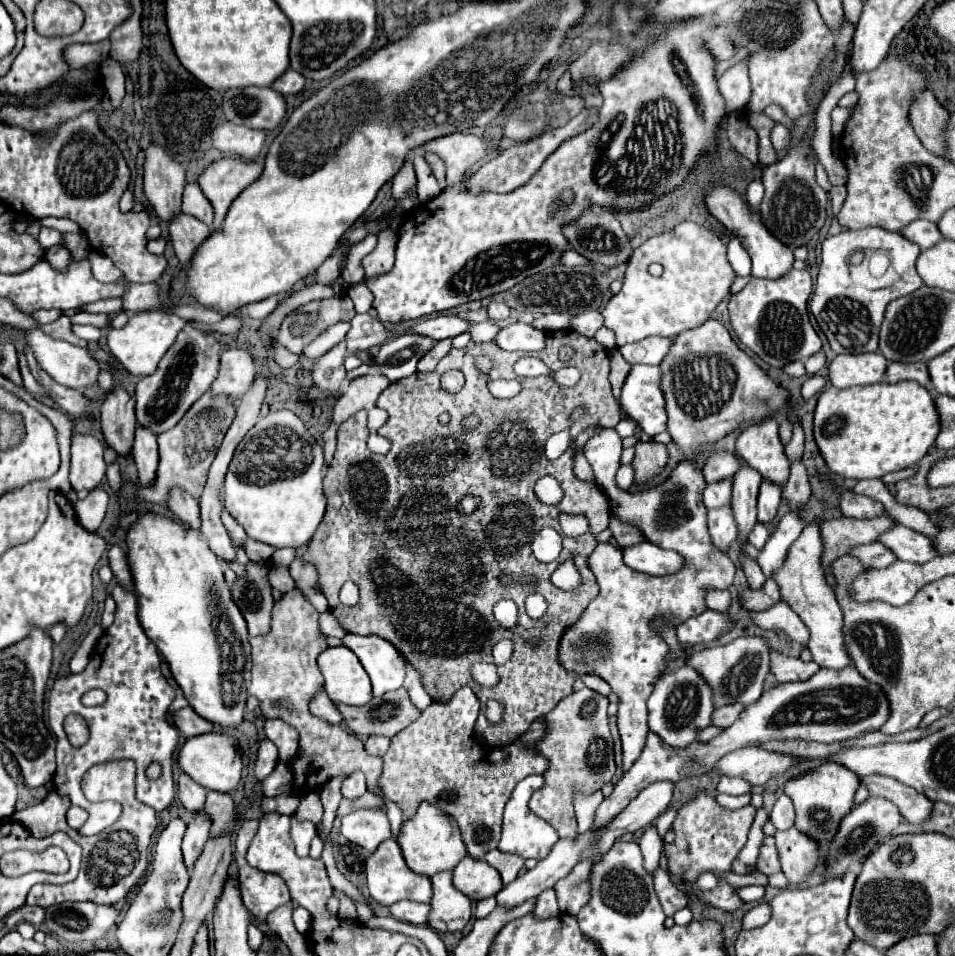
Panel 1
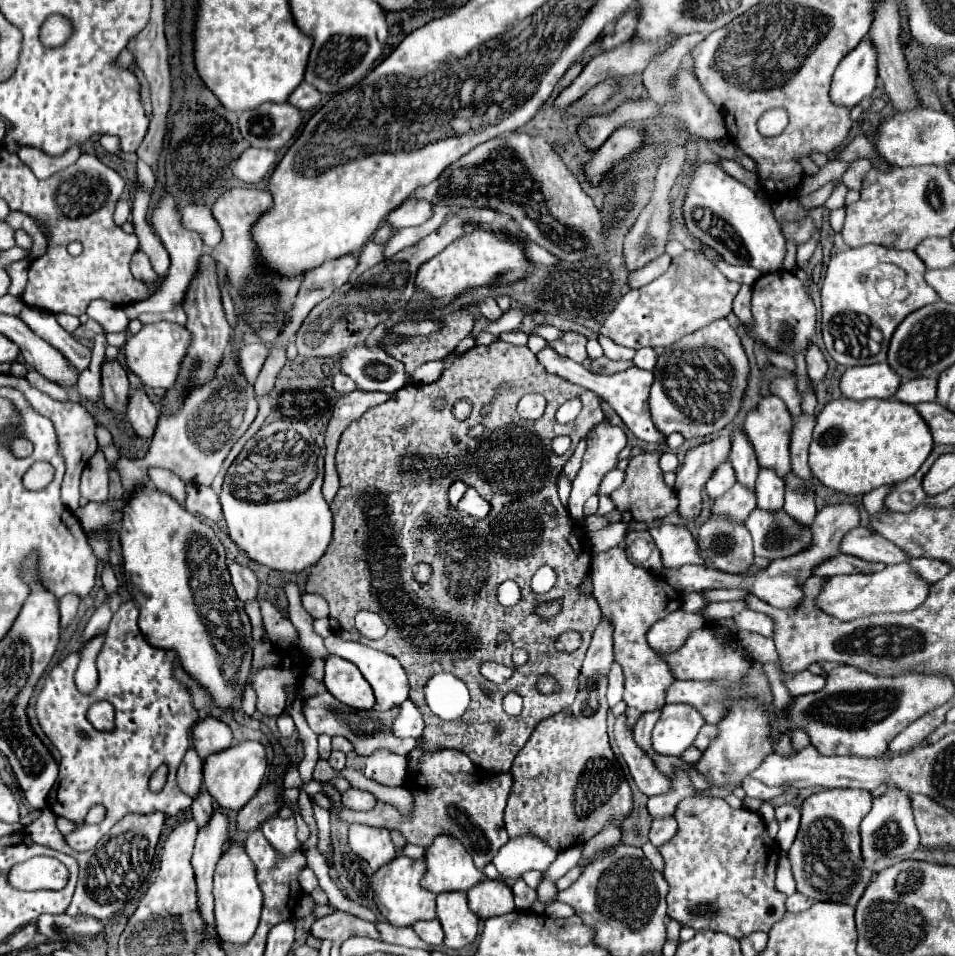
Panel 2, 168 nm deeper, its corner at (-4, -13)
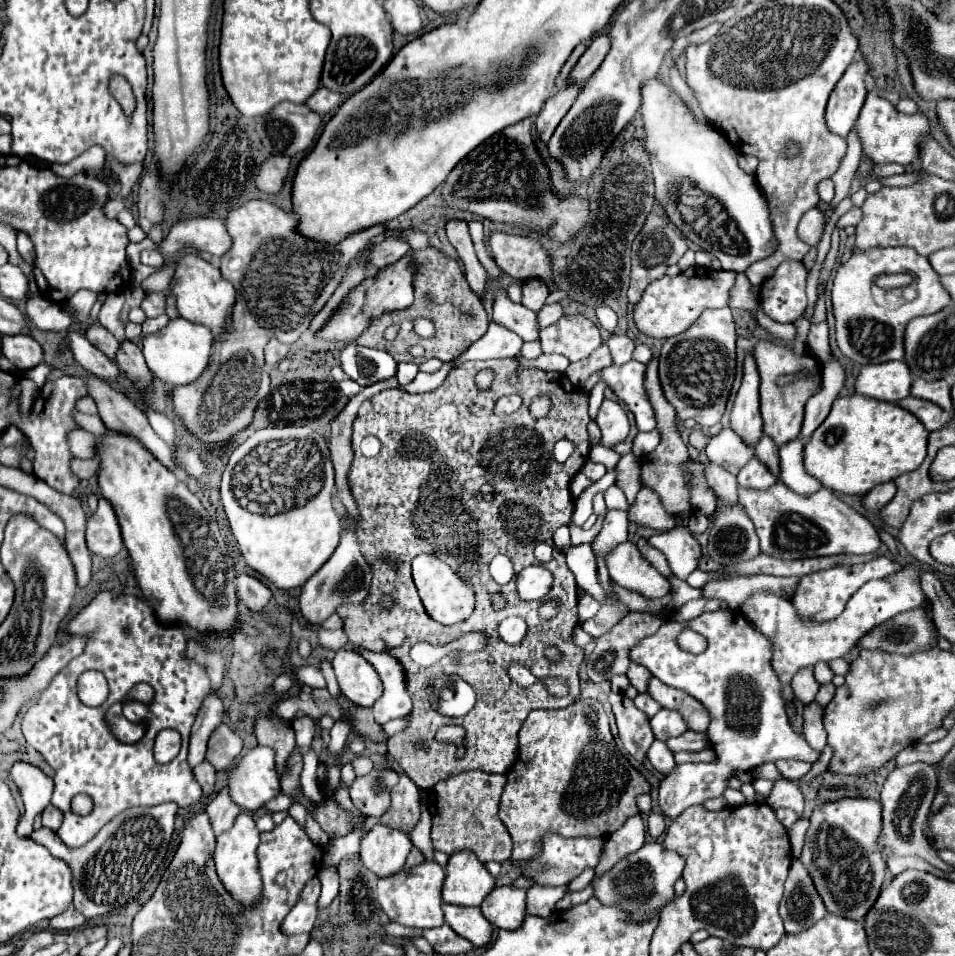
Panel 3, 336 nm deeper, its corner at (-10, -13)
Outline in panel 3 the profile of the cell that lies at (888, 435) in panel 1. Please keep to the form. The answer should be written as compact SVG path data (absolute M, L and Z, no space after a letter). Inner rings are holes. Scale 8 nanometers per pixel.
M856 393L838 397L826 421L804 447L804 467L826 489L844 495L866 495L872 487L920 467L926 457L928 435L926 427L896 403L876 401Z

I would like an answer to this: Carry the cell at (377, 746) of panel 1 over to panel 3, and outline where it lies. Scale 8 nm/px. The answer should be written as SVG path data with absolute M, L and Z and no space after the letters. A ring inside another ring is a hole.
M398 771L398 779L400 779L398 785L390 793L392 805L386 811L386 815L380 817L378 821L408 833L420 819L420 793L406 773Z

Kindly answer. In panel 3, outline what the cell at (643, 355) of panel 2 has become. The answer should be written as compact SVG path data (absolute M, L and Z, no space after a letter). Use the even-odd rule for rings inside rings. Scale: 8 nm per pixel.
M638 343L636 345L636 349L634 349L634 359L636 361L648 365L652 361L652 357L654 357L654 353L652 353L652 349L648 345L644 345L644 343Z

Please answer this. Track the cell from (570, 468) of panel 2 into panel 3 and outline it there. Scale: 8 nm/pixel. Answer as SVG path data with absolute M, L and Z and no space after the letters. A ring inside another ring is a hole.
M599 381L590 391L590 400L589 400L589 416L590 419L595 421L598 410L604 399L604 391L606 389L606 384L602 381Z

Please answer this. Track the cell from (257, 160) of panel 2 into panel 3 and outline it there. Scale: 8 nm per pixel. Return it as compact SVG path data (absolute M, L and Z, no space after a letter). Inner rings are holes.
M270 155L258 167L254 183L264 193L278 193L282 189L282 183L284 183L288 169L290 169L288 155Z

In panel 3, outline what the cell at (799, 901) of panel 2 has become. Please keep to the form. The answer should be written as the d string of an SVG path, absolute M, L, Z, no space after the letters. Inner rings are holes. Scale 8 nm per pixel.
M794 859L788 879L784 899L780 903L780 915L784 919L784 927L788 933L802 931L810 927L826 913L820 895L816 893L808 871L802 867L798 859Z

